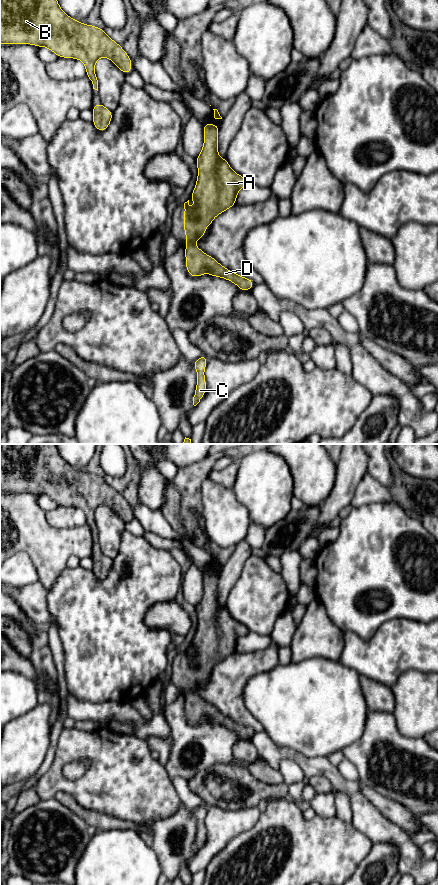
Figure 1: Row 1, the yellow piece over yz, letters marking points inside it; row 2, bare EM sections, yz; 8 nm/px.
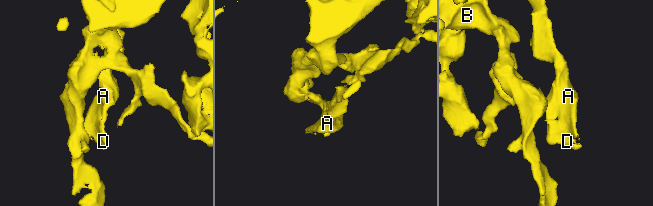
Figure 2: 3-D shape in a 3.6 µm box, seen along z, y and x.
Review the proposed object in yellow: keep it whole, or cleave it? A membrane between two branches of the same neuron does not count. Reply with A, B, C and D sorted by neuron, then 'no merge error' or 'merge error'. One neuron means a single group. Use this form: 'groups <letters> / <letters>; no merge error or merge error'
groups A B C D; no merge error

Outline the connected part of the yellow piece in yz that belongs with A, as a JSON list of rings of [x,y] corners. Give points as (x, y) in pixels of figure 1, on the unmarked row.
[[[203,572],[204,592],[196,606],[198,625],[191,646],[184,651],[186,717],[192,725],[209,721],[213,725],[227,727],[240,738],[247,739],[255,733],[253,728],[223,715],[194,693],[199,686],[204,686],[204,676],[209,676],[217,663],[236,653],[238,639],[249,633],[247,627],[230,616],[226,606],[219,605],[219,578],[218,573]]]

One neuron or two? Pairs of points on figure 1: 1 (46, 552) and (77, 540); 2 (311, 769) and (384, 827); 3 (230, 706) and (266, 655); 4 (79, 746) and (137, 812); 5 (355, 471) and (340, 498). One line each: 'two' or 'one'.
1: one
2: one
3: one
4: one
5: one

